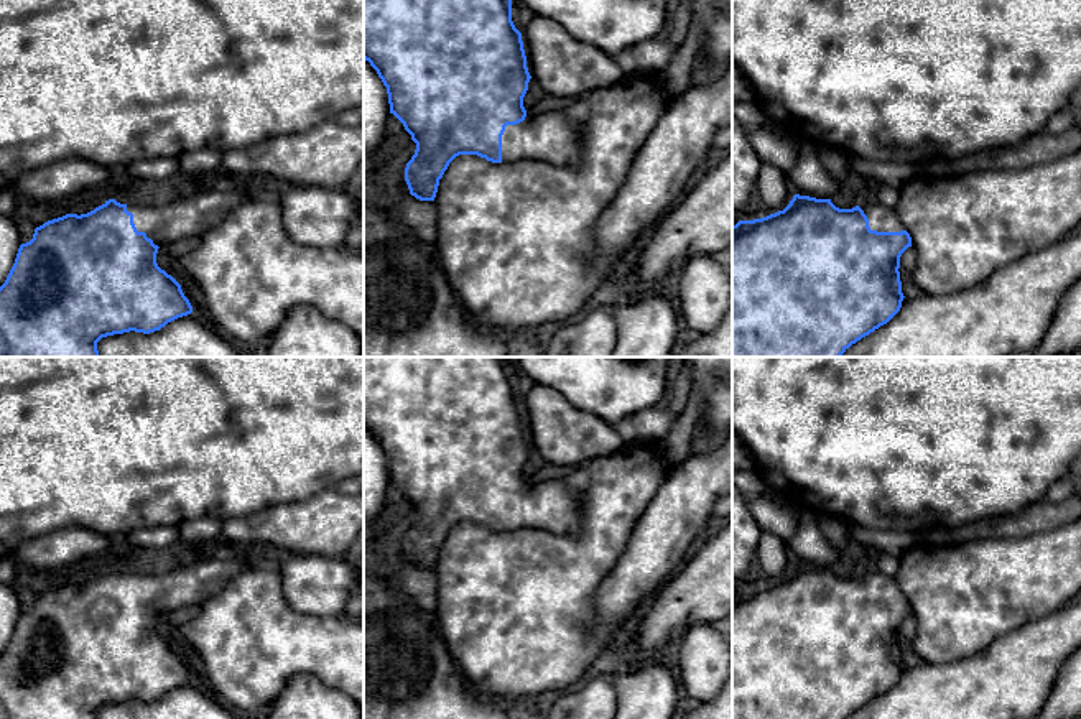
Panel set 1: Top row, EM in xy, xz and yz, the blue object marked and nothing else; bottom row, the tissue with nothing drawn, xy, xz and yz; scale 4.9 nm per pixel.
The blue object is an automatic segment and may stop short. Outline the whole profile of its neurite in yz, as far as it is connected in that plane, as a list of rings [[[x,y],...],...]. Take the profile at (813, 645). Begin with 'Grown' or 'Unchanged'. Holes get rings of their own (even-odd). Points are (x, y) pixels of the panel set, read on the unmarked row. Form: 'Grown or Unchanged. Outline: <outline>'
Grown. Outline: [[[795,563],[790,573],[775,582],[732,594],[732,719],[846,719],[862,706],[887,693],[902,676],[900,625],[912,615],[912,605],[893,578],[882,573],[839,578],[831,568]]]

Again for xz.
Grown. Outline: [[[364,357],[364,428],[387,456],[390,482],[416,512],[405,550],[410,563],[420,569],[434,569],[439,548],[459,523],[477,523],[492,531],[541,528],[559,535],[574,531],[581,523],[581,492],[561,480],[527,484],[523,466],[531,444],[522,401],[512,390],[507,357]]]

